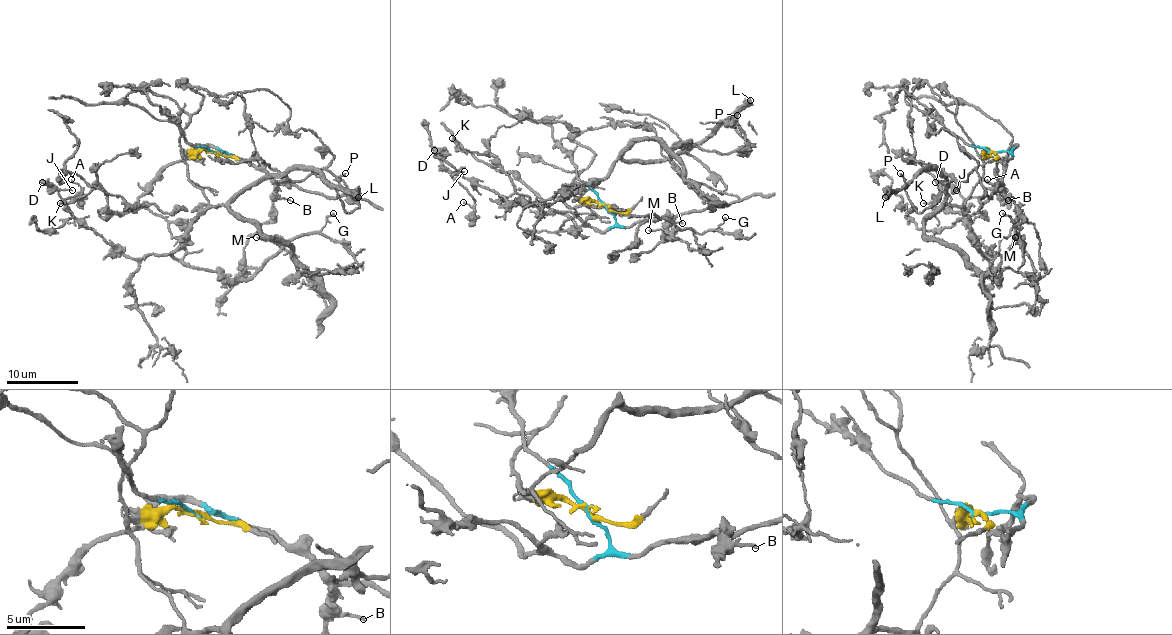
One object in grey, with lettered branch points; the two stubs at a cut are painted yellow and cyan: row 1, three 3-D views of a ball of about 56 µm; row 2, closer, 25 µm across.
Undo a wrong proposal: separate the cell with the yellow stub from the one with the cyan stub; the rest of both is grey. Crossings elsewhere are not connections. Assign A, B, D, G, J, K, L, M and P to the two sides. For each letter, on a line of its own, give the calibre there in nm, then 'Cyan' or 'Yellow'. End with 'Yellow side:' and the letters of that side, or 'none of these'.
A: Thickness 130 nm. Yellow
B: Thickness 170 nm. Cyan
D: Thickness 550 nm. Yellow
G: Thickness 200 nm. Yellow
J: Thickness 130 nm. Yellow
K: Thickness 200 nm. Cyan
L: Thickness 600 nm. Yellow
M: Thickness 130 nm. Yellow
P: Thickness 130 nm. Yellow
Yellow side: A, D, G, J, L, M, P

